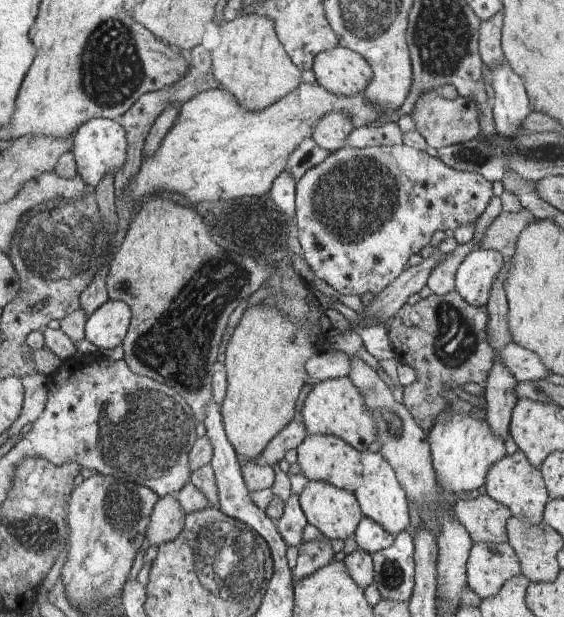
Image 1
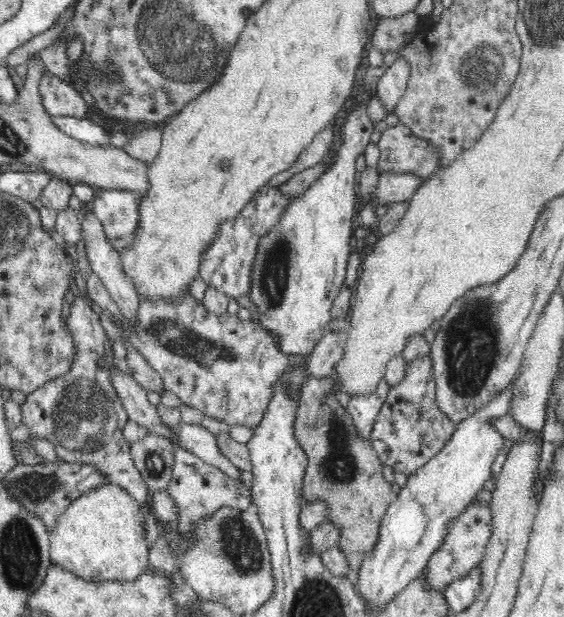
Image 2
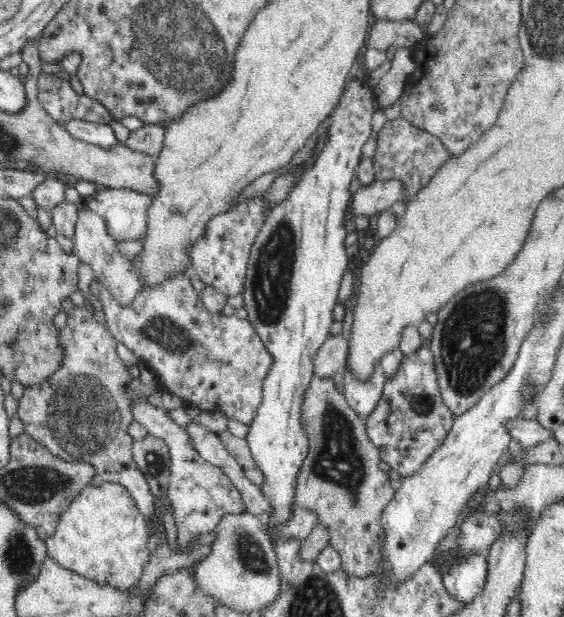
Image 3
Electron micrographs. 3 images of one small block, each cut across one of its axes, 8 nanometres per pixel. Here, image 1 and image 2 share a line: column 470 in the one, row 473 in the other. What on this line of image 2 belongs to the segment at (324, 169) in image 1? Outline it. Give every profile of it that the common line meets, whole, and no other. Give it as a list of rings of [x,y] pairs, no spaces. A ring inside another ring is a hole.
[[[176,446],[176,454],[173,455],[175,461],[167,489],[178,505],[177,528],[181,531],[181,535],[190,535],[194,531],[196,522],[207,518],[219,508],[232,507],[247,510],[252,507],[250,490],[244,483],[240,484],[237,479],[230,478],[219,468],[204,462],[200,457],[180,446]]]

